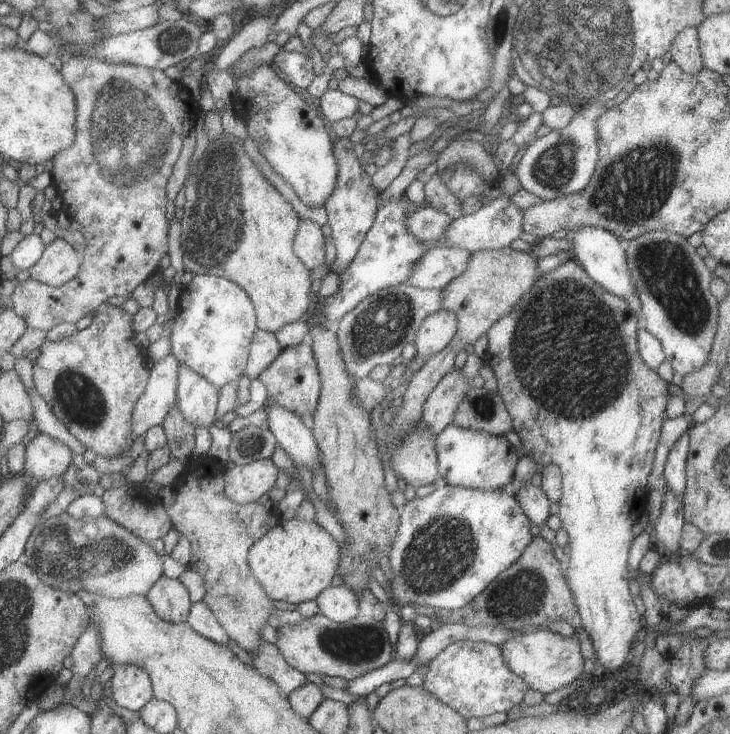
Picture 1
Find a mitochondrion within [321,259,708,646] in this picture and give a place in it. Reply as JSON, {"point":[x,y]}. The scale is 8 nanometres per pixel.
{"point":[569,353]}

